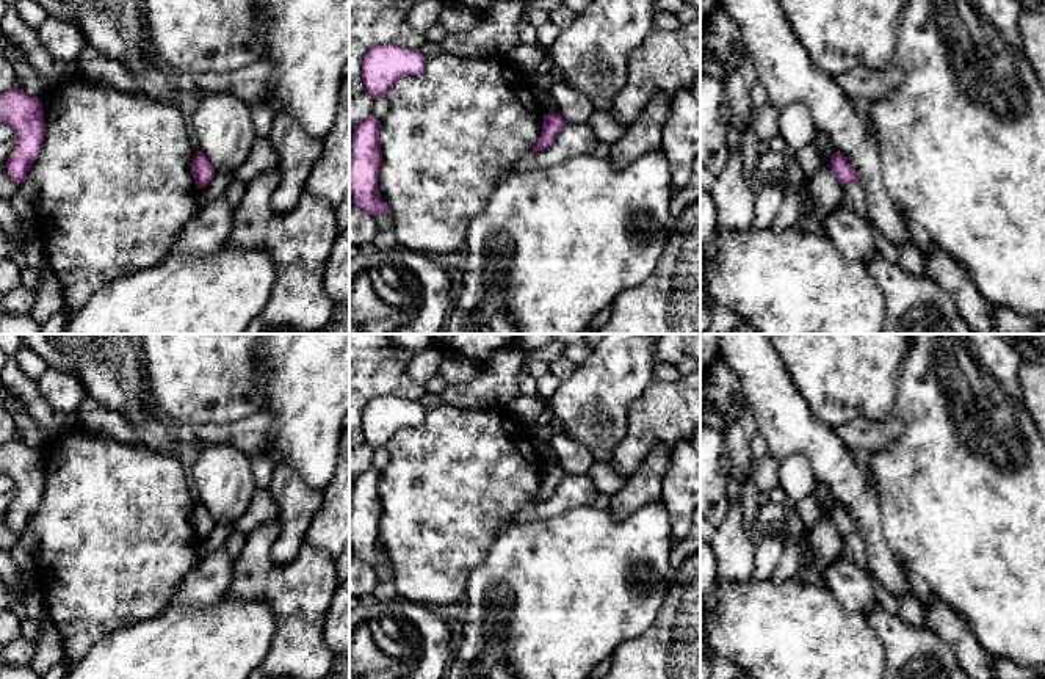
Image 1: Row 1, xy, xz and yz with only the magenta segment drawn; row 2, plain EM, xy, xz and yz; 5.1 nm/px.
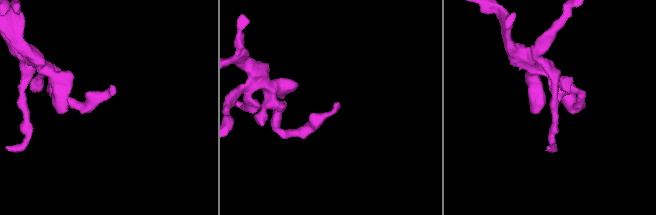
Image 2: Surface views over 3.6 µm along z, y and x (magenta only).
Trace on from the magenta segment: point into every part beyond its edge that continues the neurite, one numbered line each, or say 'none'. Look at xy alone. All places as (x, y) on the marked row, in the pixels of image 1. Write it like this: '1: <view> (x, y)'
none

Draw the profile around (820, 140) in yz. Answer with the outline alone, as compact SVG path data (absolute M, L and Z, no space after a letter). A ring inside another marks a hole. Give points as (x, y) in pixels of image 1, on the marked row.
M816 130L812 144L818 149L819 155L826 160L830 160L833 147L824 132Z

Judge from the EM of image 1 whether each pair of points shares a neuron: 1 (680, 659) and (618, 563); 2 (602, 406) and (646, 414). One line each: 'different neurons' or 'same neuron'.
1: different neurons
2: different neurons

